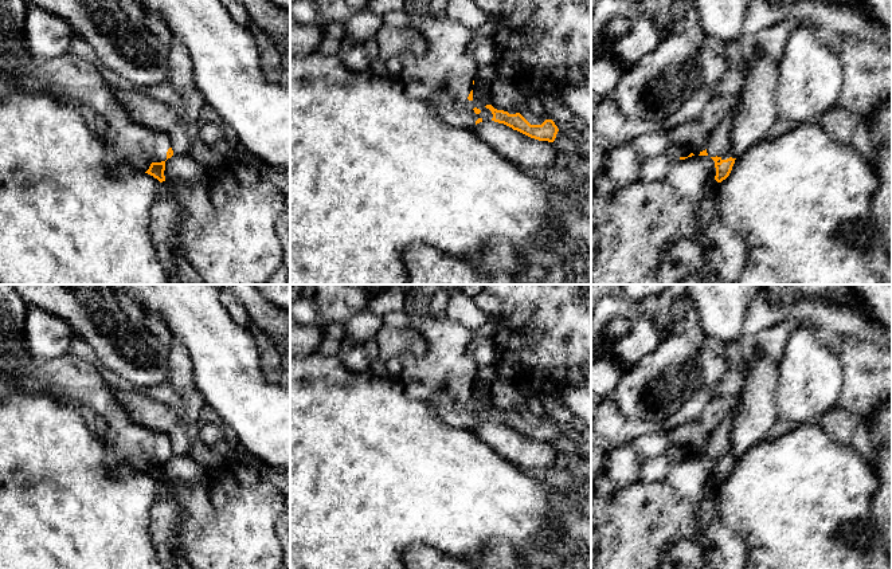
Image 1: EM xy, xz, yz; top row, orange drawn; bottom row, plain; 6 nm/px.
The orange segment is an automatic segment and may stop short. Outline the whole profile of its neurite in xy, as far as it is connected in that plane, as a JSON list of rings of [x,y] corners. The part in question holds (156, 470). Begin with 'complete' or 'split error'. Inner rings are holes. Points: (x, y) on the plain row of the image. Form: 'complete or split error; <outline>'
split error; [[[0,284],[0,403],[13,384],[24,395],[44,393],[59,404],[89,405],[107,427],[102,437],[110,466],[124,462],[165,482],[165,462],[173,456],[168,433],[132,421],[89,362],[70,353],[52,361],[34,358],[26,348],[26,314],[27,305],[15,287]]]

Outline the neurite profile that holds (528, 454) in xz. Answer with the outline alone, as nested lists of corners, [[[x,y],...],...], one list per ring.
[[[482,421],[472,431],[505,460],[527,472],[552,467],[558,456],[553,443],[531,439],[504,424]]]

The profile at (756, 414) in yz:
[[[755,353],[750,362],[739,405],[735,409],[731,433],[735,459],[766,440],[778,420],[775,395],[778,389],[778,362]]]

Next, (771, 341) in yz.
[[[790,321],[766,327],[756,335],[756,353],[766,354],[775,362],[779,362],[783,357],[786,342],[795,329],[797,323]]]

